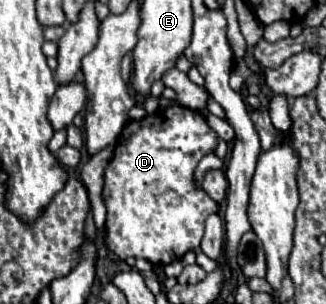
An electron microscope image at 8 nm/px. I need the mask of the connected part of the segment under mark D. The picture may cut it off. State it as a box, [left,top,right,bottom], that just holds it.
[103,106,219,266]

